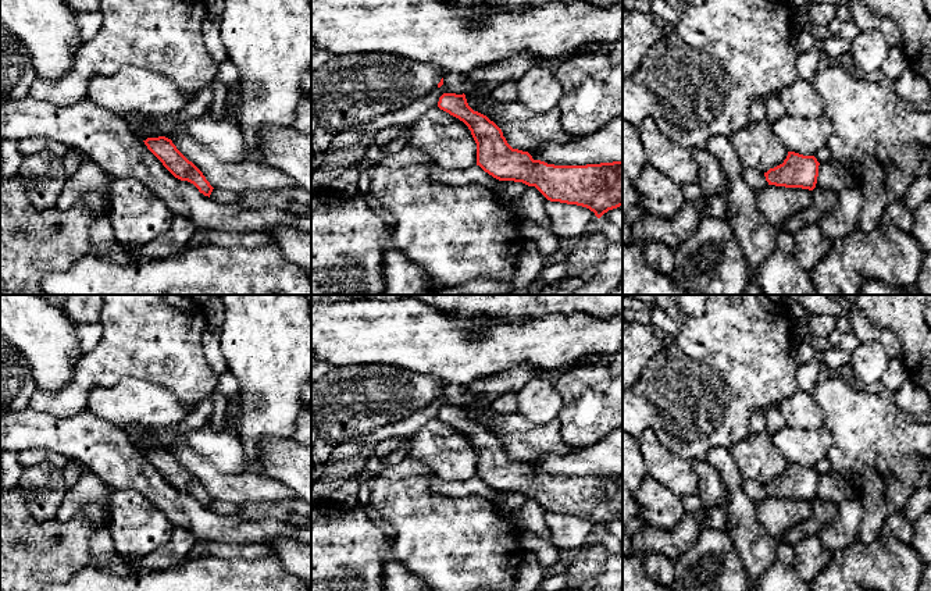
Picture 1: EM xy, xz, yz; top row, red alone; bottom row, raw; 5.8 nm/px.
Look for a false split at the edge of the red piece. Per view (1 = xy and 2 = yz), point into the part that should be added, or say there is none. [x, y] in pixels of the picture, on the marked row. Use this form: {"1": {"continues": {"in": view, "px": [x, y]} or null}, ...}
{"1": {"continues": null}, "2": {"continues": null}}

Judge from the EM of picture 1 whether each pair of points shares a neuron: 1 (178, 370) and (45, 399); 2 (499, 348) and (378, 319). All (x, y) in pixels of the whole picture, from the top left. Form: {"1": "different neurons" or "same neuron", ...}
{"1": "same neuron", "2": "same neuron"}

